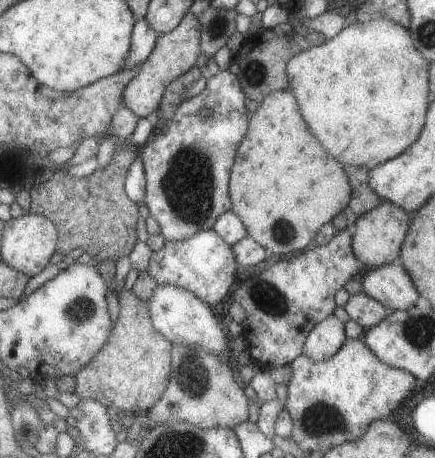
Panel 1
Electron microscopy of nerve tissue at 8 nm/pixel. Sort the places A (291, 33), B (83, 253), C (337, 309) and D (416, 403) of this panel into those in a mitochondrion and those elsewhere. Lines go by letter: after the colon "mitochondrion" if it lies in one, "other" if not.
A: other
B: other
C: other
D: other

